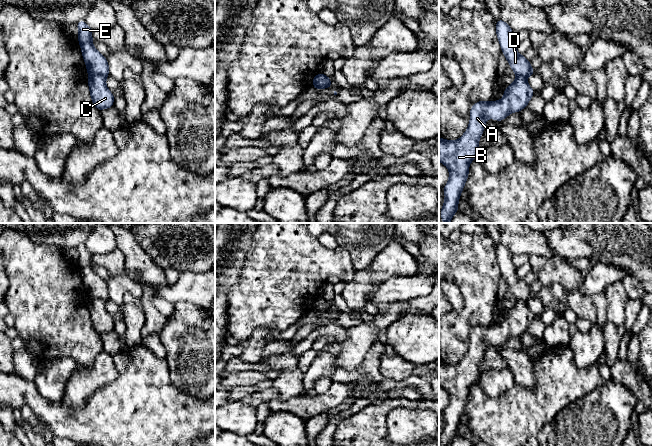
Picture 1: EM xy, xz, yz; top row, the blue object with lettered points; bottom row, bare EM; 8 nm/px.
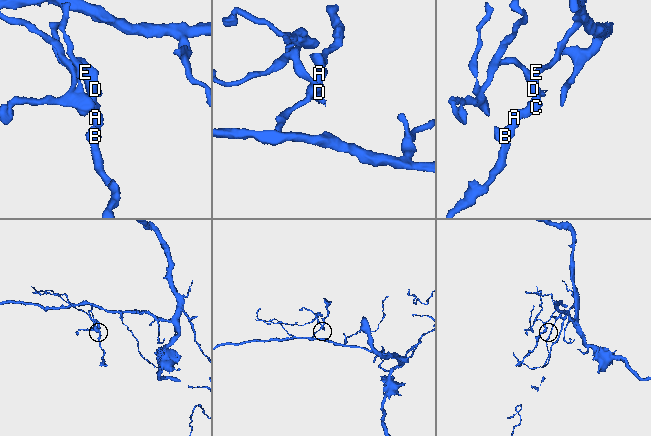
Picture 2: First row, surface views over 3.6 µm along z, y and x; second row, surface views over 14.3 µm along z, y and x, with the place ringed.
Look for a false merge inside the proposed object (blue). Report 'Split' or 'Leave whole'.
Split

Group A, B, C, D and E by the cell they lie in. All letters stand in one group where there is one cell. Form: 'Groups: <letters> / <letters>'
Groups: A B C / D E

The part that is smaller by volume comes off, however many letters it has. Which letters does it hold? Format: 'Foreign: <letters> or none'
Foreign: A, B, C

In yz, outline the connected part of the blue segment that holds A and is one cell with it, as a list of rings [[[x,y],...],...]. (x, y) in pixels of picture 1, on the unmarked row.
[[[516,300],[515,305],[504,313],[501,324],[479,325],[472,329],[468,352],[458,364],[439,361],[439,386],[449,393],[449,404],[443,412],[445,424],[441,432],[441,444],[444,447],[450,447],[453,439],[458,436],[458,426],[468,402],[469,389],[477,380],[478,366],[486,344],[493,342],[503,345],[512,336],[518,337],[526,332],[535,318],[524,300]]]

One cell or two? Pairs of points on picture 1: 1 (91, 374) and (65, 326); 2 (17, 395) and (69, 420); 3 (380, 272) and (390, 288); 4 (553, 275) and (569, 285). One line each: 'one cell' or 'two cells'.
1: two cells
2: one cell
3: two cells
4: one cell

